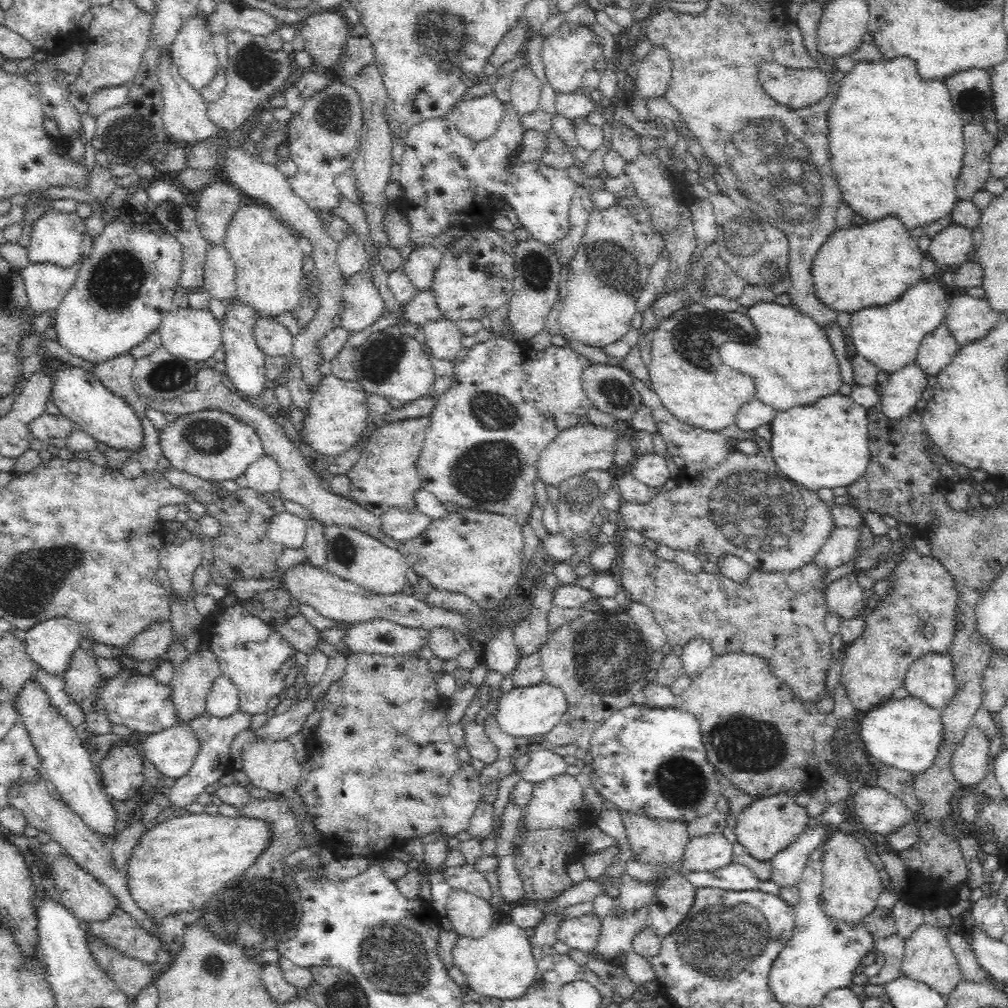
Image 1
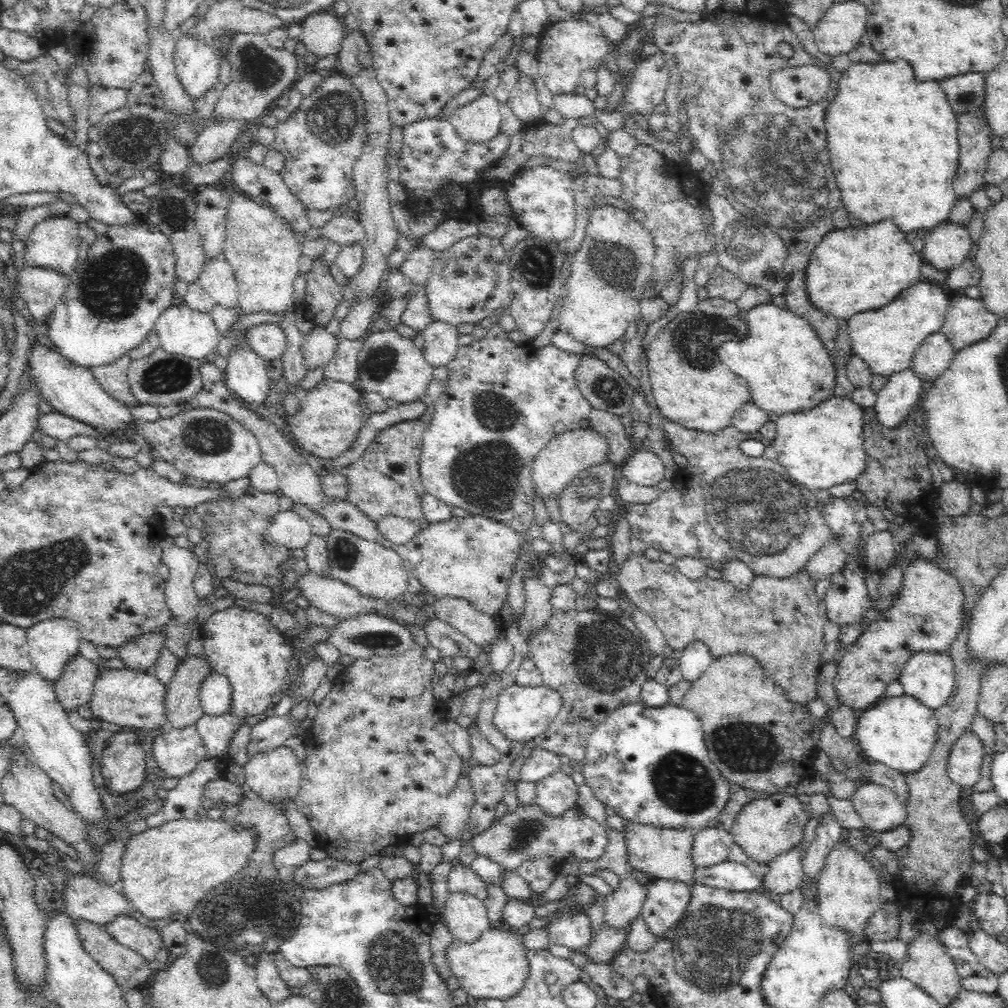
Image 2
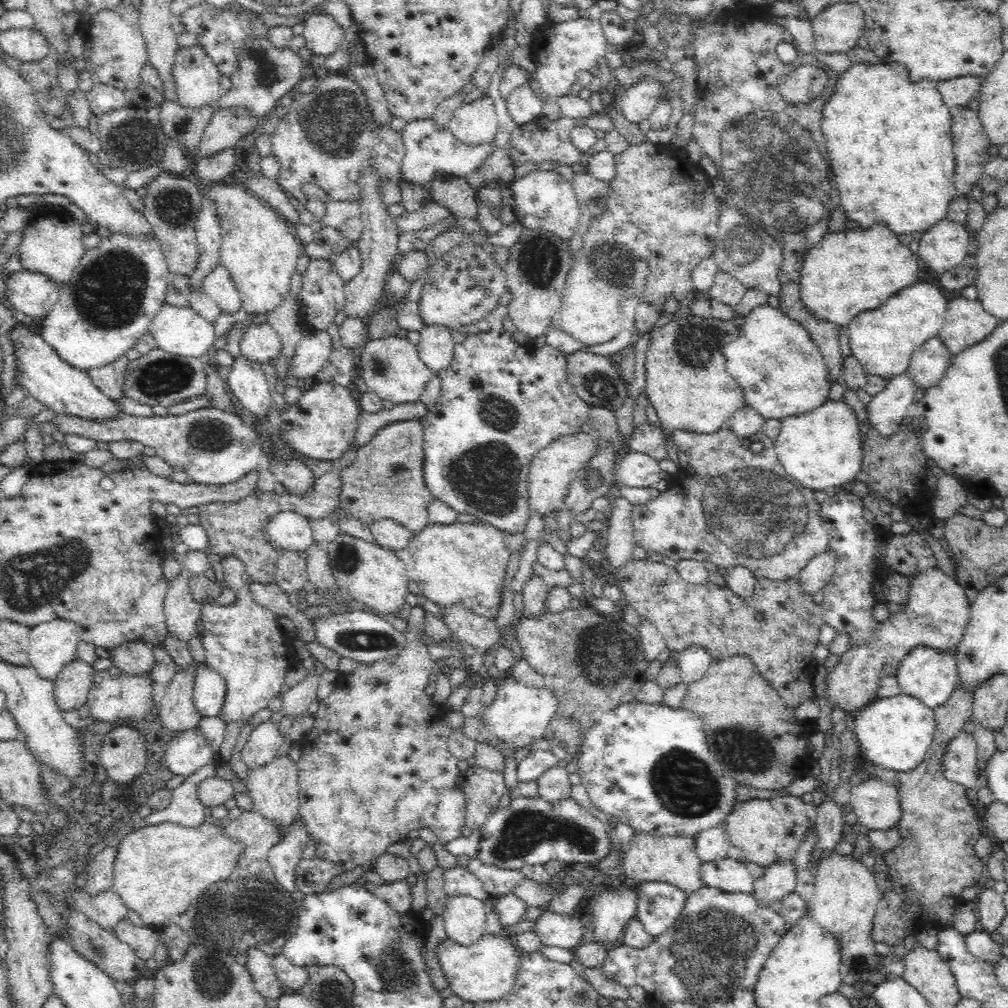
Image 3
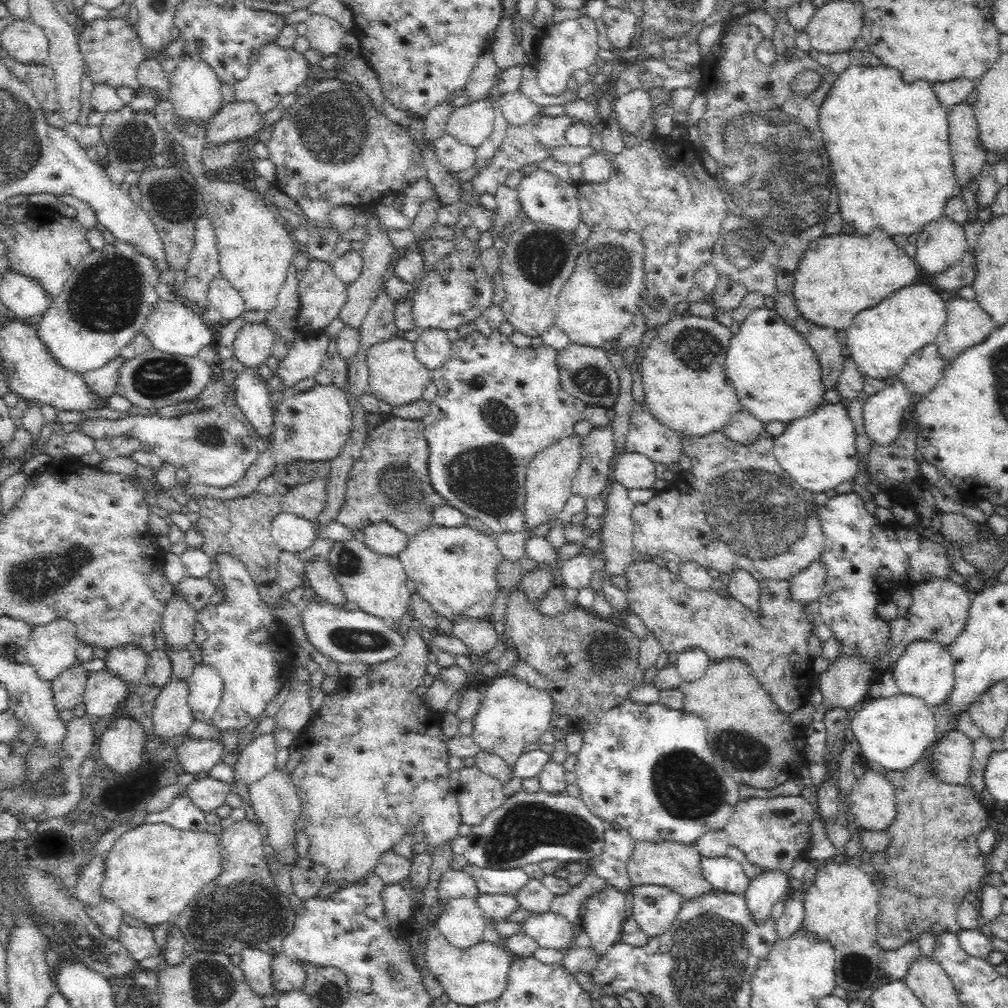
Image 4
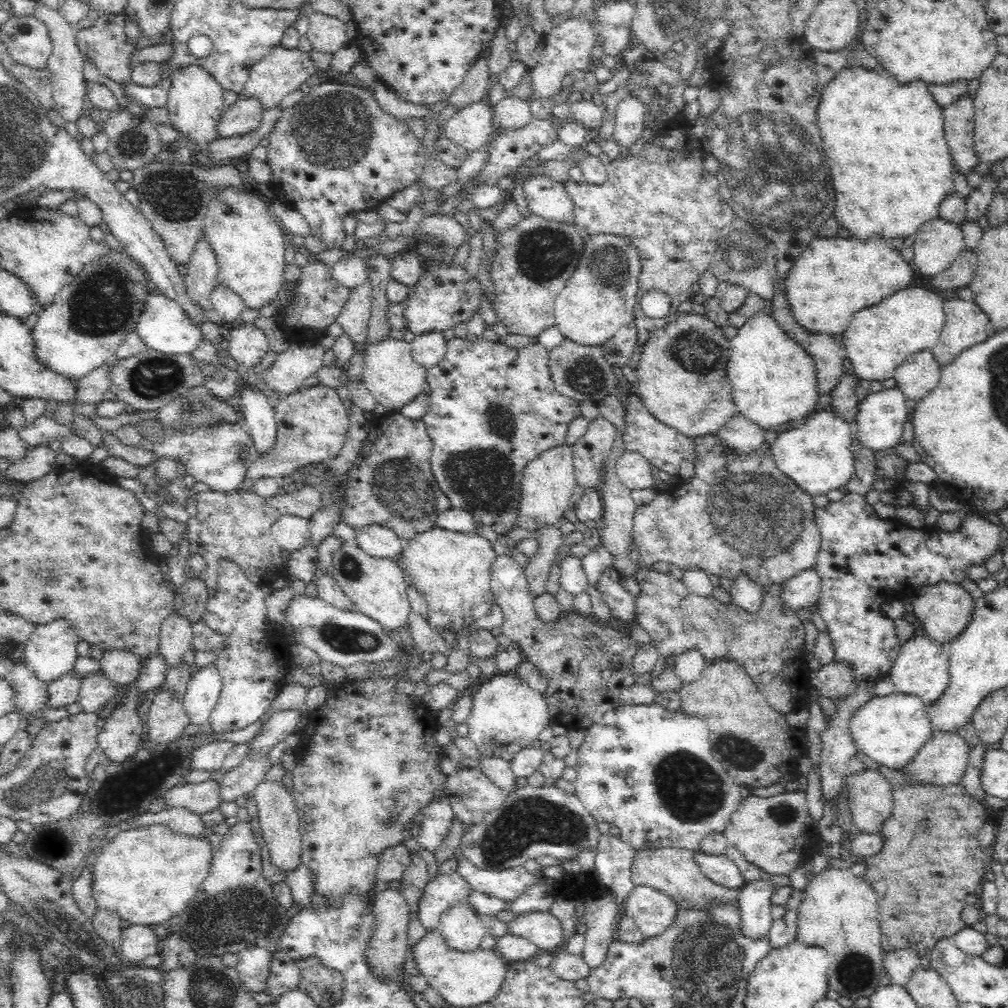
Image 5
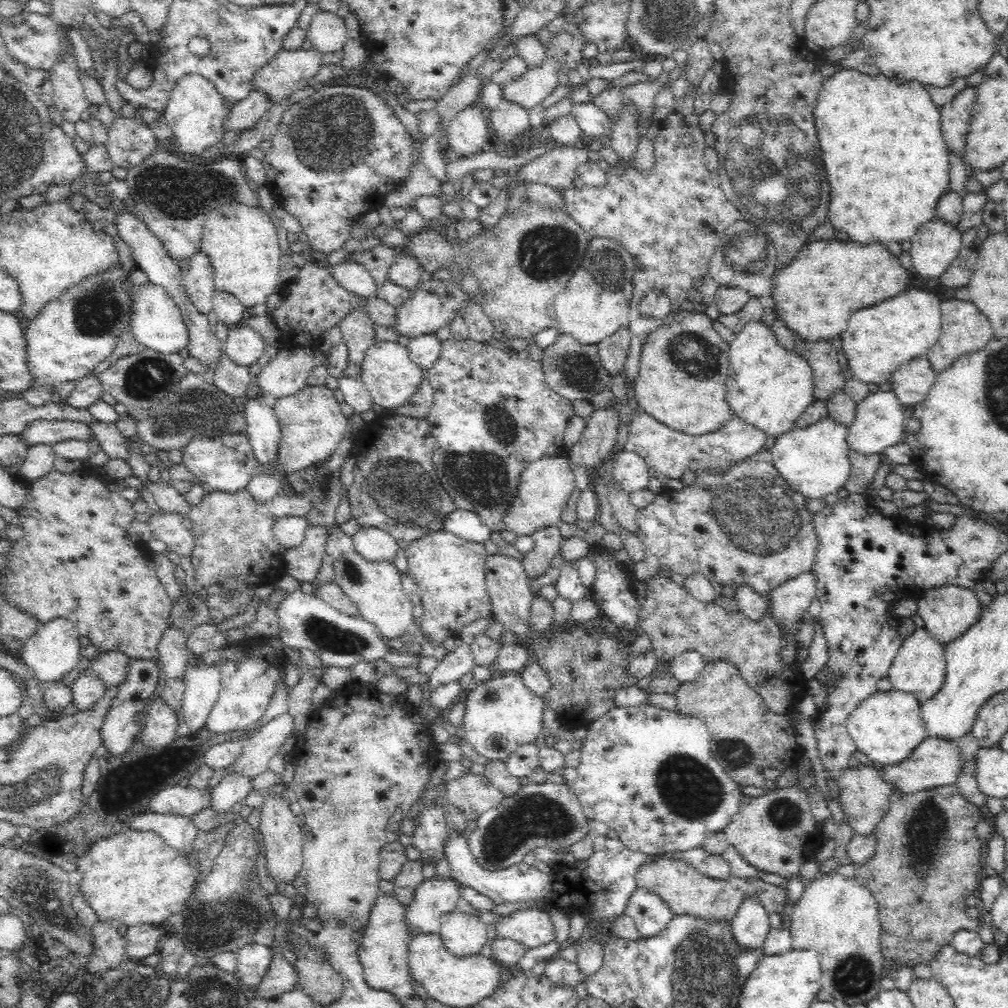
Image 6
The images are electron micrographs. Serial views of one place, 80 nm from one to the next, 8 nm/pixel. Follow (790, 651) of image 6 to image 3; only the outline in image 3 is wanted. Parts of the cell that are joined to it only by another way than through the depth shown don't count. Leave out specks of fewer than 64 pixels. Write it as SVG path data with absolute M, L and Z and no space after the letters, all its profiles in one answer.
M826 550L813 556L799 573L800 581L803 582L803 590L810 595L822 591L834 574L836 566L838 566L838 559L834 557L832 551Z

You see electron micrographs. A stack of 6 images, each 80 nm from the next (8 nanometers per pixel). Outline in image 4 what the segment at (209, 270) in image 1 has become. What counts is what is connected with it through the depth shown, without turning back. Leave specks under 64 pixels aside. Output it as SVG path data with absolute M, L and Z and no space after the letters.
M218 273L207 287L208 301L218 310L221 319L235 320L246 312L244 300L234 285Z

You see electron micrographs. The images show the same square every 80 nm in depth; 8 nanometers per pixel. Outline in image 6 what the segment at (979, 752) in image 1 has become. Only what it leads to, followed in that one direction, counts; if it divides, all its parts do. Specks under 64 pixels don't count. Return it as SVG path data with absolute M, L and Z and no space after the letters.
M926 737L904 762L896 766L883 766L881 772L883 778L893 788L900 788L905 794L912 794L920 790L955 785L962 773L963 766L964 760L960 756L960 746L956 741L942 737Z

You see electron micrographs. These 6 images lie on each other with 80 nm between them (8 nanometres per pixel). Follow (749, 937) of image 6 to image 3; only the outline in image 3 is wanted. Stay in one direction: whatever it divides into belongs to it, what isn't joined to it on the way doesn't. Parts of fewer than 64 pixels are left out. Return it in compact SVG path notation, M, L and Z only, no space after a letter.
M794 860L776 861L765 868L764 874L754 882L754 895L764 904L772 904L796 886L796 863Z

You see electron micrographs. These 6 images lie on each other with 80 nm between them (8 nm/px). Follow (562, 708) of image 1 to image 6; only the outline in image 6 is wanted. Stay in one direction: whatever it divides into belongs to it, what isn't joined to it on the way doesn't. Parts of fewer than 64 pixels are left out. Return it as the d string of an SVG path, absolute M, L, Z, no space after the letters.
M495 673L489 680L475 684L462 700L465 705L461 725L464 739L488 762L506 760L518 746L534 743L543 729L545 701L534 694L518 674Z

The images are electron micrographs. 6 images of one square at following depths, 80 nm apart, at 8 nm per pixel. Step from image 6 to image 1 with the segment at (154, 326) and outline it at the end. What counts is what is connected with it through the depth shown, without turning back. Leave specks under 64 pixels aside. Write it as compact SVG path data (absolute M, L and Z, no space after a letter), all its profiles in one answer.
M173 309L161 323L157 332L162 338L162 346L172 356L192 360L196 363L205 362L208 358L212 358L214 352L220 348L222 344L221 324L216 320L216 316L210 310L186 310Z

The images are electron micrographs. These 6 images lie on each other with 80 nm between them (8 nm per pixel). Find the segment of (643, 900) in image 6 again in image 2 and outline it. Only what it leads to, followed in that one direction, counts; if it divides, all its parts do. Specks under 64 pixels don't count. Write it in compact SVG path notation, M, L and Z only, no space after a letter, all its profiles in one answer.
M678 879L647 881L648 898L644 900L640 917L657 937L671 932L690 904L692 885Z

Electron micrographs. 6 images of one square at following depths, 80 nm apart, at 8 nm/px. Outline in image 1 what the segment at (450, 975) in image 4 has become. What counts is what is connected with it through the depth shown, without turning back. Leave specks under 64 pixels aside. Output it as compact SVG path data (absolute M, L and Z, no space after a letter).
M512 922L494 925L482 938L459 935L452 950L454 965L464 975L468 986L481 998L516 1000L532 986L536 978L536 959L530 938Z

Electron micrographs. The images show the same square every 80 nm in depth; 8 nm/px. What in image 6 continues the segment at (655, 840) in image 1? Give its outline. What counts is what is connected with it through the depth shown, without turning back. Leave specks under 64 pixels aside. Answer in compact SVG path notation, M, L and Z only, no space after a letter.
M678 852L664 853L662 856L650 859L650 862L640 863L635 874L635 883L638 887L644 887L665 899L676 916L678 914L692 914L697 918L722 919L731 923L742 899L748 893L756 893L760 897L760 903L764 905L769 915L778 914L788 898L786 886L772 885L759 878L746 880L732 876L732 880L729 882L714 880L696 870L694 866L682 858L678 858Z

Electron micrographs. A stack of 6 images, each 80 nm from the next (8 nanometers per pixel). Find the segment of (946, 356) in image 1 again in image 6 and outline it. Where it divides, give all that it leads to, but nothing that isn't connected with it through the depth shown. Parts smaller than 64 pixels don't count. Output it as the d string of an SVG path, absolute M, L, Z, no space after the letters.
M920 356L902 364L893 373L890 388L898 395L902 406L915 406L930 392L937 373L928 356Z

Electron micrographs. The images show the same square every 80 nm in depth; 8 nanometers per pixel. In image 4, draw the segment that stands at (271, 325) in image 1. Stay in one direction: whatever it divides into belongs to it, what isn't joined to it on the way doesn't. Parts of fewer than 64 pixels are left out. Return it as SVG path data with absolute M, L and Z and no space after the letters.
M264 322L246 323L237 332L233 355L246 368L258 368L272 356L277 336Z

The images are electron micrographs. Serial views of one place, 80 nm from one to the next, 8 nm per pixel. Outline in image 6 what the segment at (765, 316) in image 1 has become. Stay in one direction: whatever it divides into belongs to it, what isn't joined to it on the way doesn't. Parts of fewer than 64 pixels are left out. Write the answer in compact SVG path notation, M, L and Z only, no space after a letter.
M755 319L735 333L736 338L729 345L730 374L726 382L726 401L736 417L775 439L793 430L794 422L815 402L815 398L810 364L800 353L782 345L772 330L766 322Z

